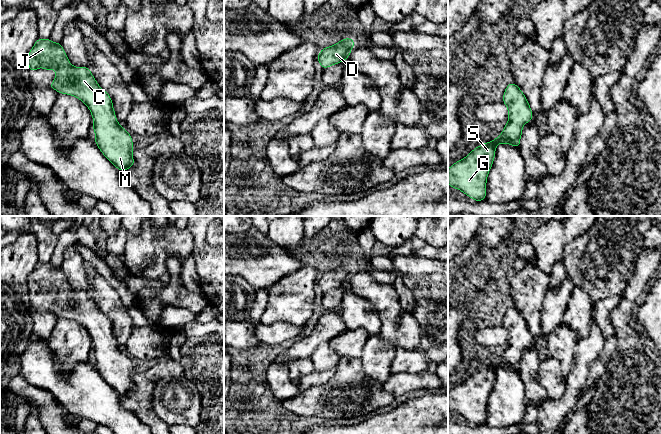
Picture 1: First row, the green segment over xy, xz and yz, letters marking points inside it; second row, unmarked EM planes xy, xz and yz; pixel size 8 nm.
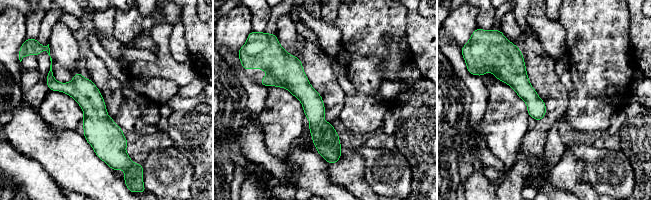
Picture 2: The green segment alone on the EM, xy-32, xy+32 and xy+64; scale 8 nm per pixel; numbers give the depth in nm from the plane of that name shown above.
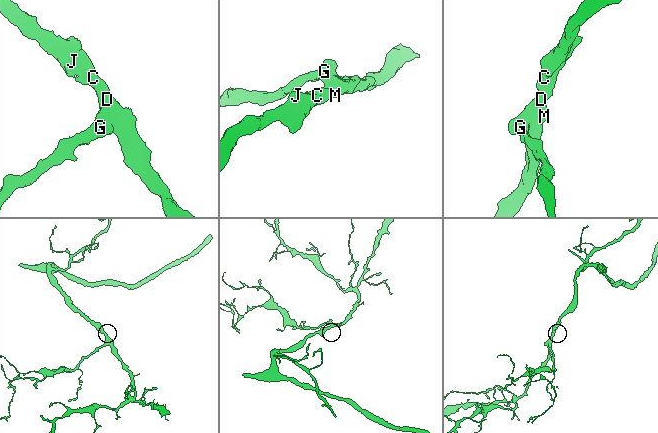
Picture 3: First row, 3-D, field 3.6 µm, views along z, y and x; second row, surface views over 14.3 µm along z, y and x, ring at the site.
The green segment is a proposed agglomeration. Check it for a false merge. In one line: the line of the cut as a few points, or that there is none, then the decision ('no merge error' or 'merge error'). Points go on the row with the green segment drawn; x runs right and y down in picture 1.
cut none; no merge error

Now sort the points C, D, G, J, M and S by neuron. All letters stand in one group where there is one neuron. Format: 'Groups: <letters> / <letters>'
Groups: C D G J M S

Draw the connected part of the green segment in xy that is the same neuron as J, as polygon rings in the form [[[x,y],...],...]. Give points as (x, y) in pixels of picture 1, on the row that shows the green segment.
[[[37,38],[28,53],[28,66],[30,72],[40,66],[50,71],[55,67],[55,81],[49,84],[49,88],[75,96],[85,103],[93,116],[94,142],[102,154],[119,171],[132,167],[135,163],[132,137],[117,122],[110,95],[98,85],[89,67],[72,66],[61,43],[53,43],[50,38]]]

